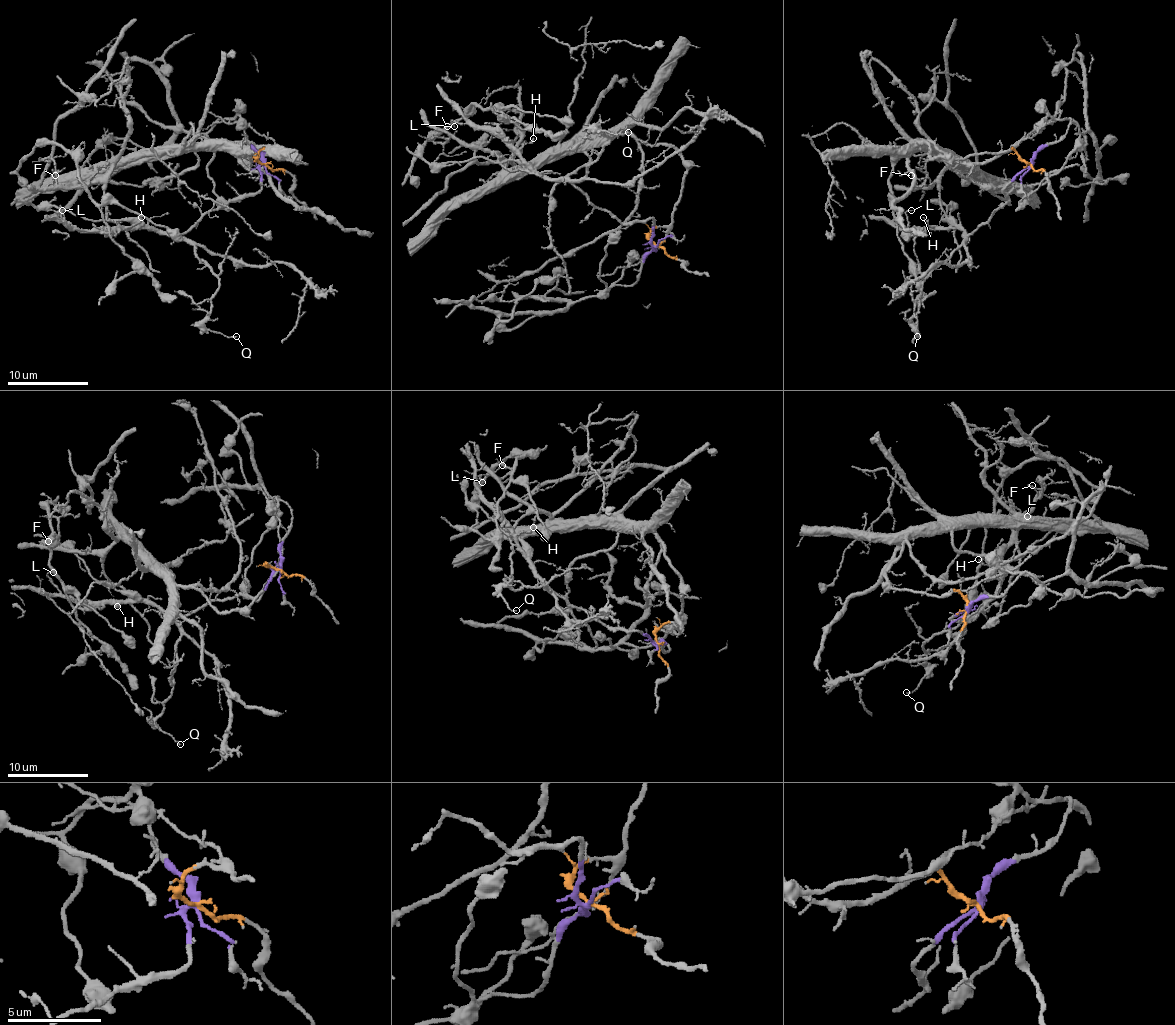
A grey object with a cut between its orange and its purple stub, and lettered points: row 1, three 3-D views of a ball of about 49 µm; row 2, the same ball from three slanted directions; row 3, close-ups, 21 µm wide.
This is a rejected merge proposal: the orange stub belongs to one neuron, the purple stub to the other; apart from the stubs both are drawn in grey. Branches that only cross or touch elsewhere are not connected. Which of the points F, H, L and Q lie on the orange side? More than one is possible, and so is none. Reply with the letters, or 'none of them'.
F

